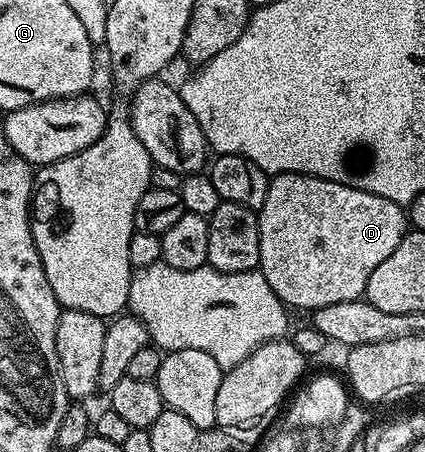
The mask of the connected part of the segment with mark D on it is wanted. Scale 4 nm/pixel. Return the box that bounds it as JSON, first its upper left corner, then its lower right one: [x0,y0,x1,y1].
[257,171,409,313]

